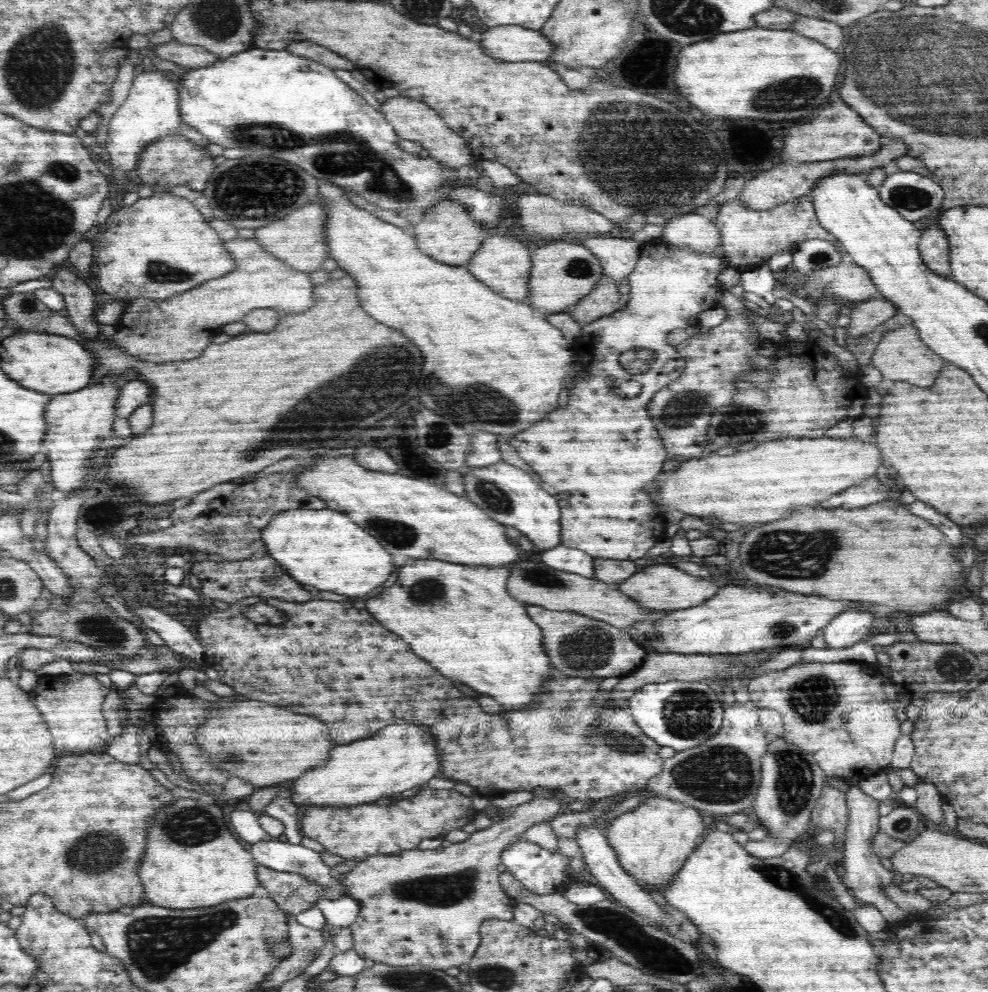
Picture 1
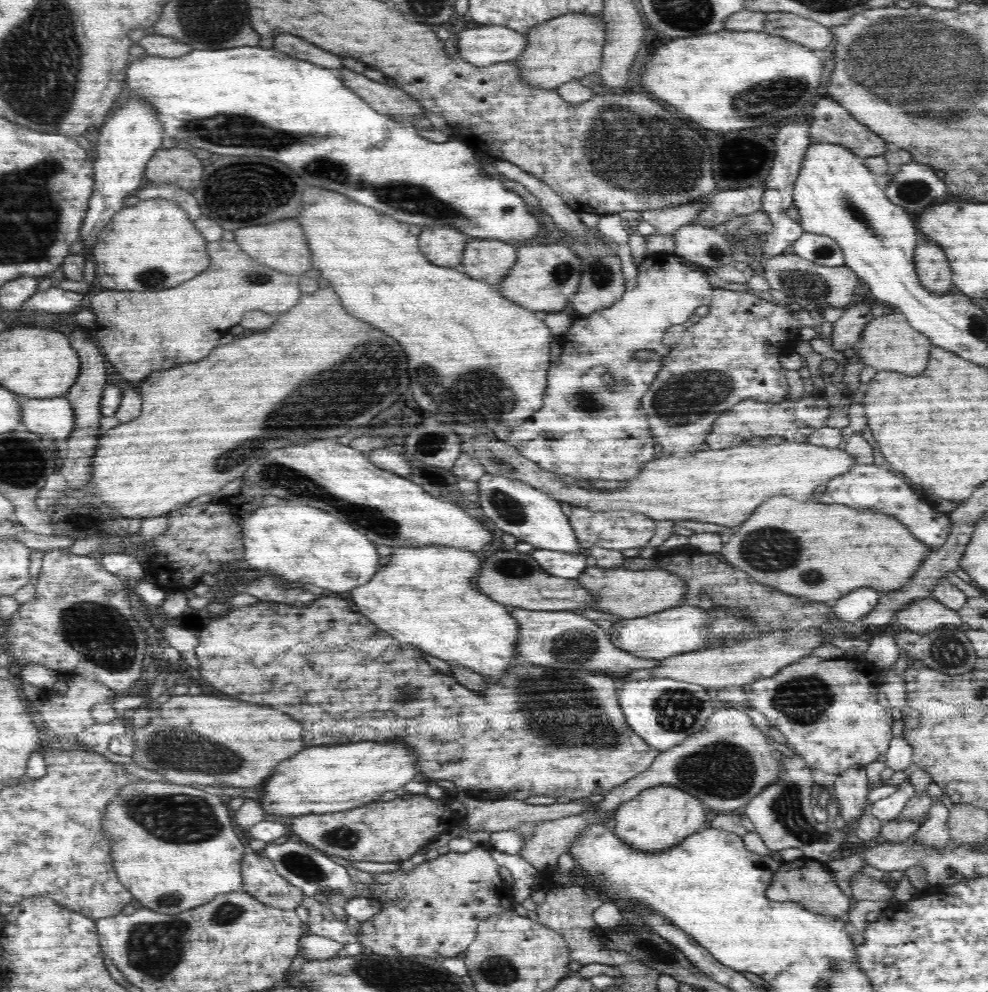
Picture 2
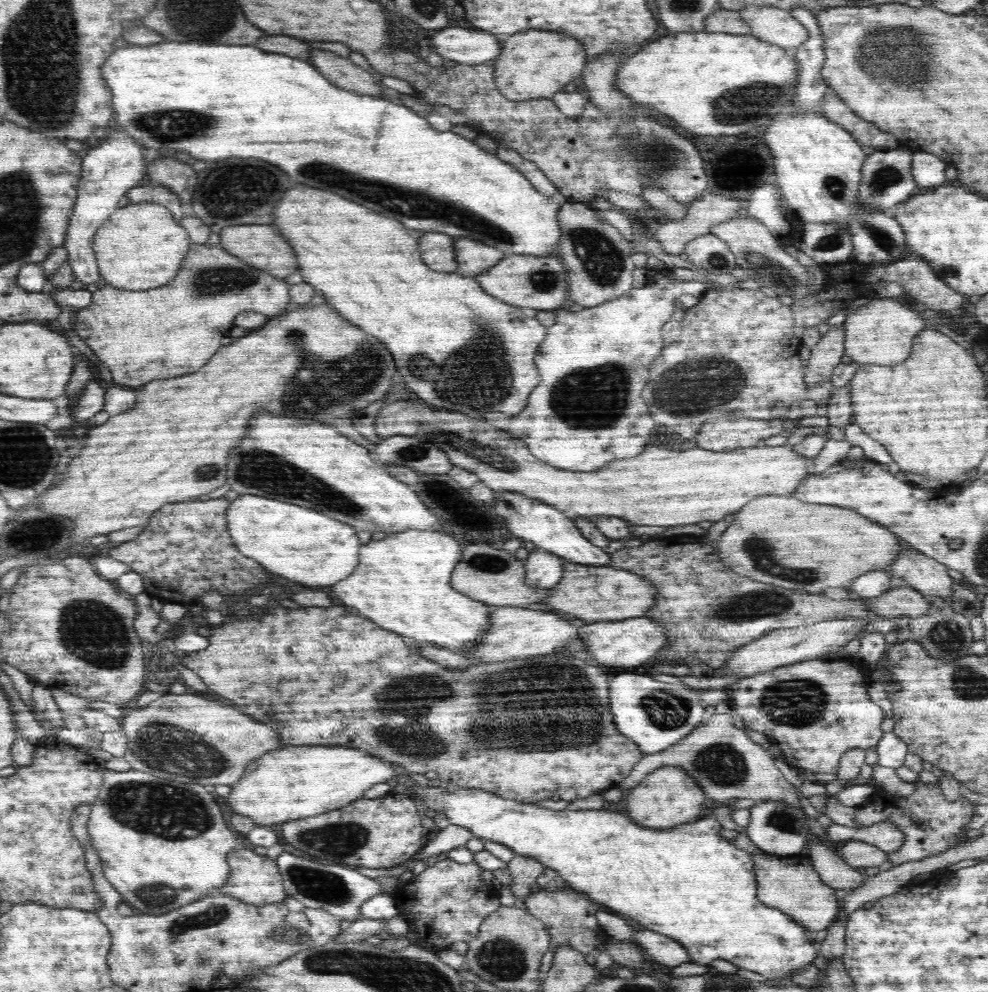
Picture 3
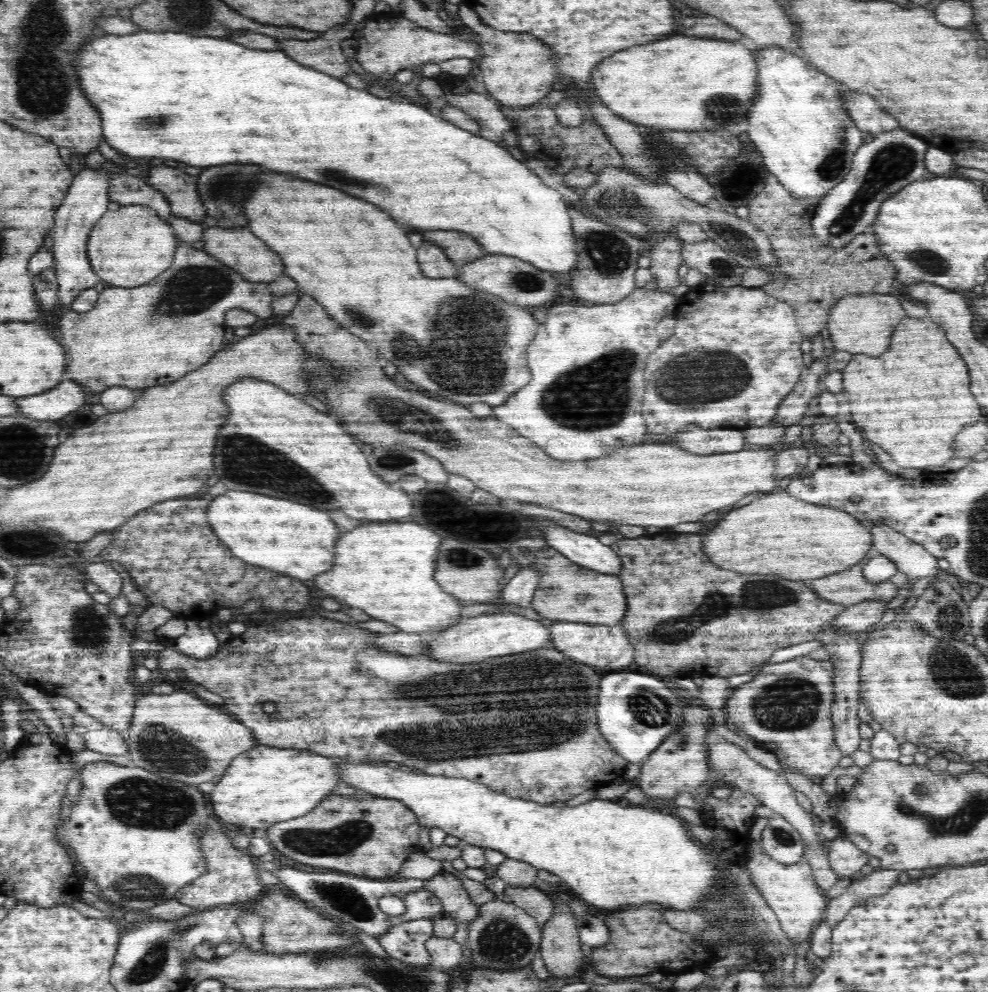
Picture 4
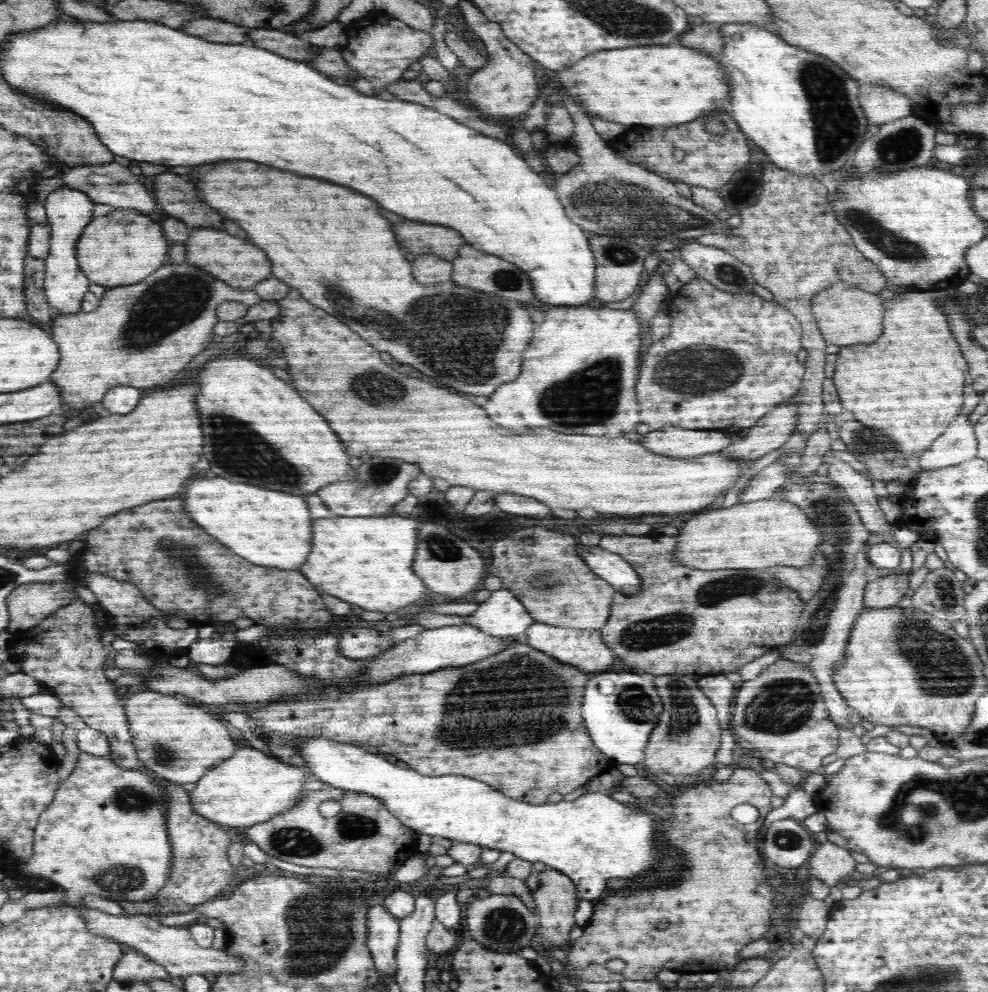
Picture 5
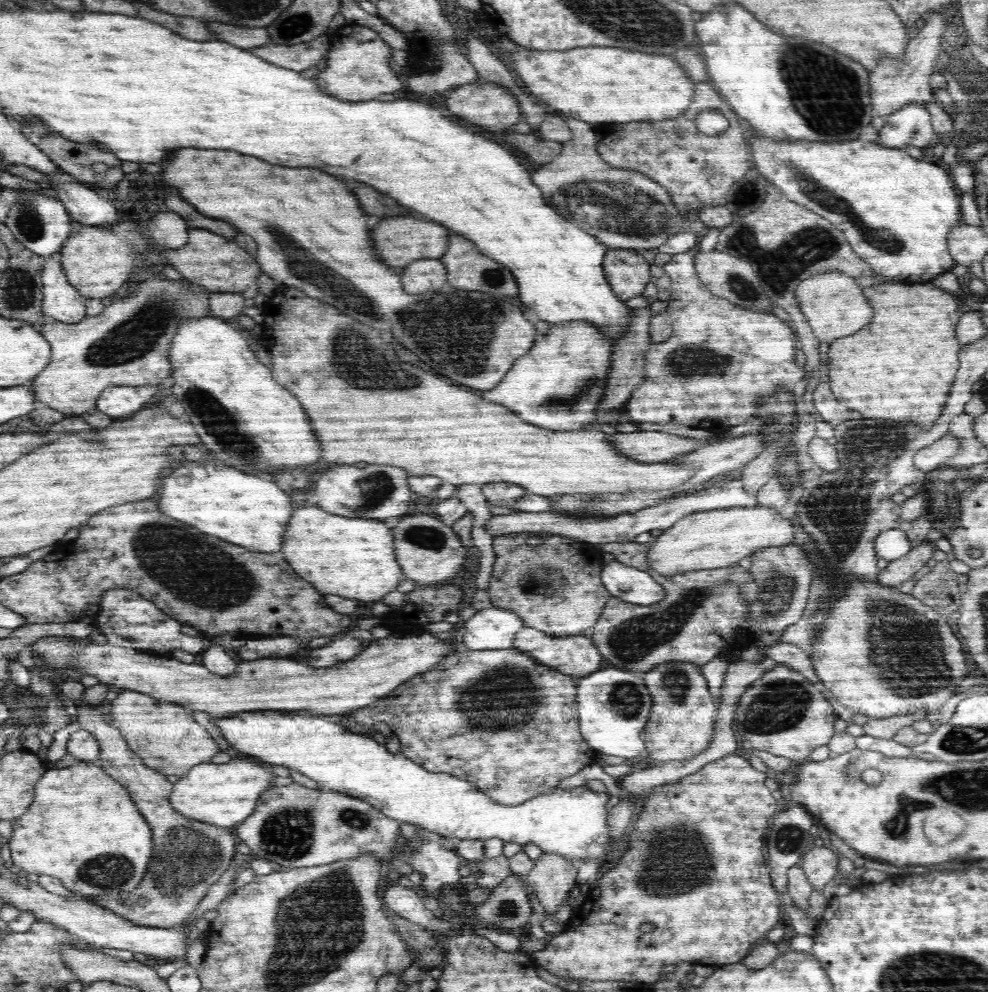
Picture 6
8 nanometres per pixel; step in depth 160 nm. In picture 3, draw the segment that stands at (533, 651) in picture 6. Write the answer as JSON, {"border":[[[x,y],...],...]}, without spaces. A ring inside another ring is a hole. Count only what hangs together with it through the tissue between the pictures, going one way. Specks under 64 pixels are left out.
{"border":[[[648,617],[617,621],[600,621],[578,628],[586,643],[586,657],[598,666],[640,666],[648,664],[666,646],[666,629]]]}

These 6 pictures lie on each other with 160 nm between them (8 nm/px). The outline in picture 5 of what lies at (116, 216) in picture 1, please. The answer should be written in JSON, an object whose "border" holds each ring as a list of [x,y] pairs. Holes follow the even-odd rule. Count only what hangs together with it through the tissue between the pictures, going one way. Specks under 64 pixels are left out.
{"border":[[[115,209],[106,216],[94,217],[76,244],[76,259],[90,282],[104,288],[136,284],[156,272],[168,256],[168,242],[160,225],[134,209]]]}

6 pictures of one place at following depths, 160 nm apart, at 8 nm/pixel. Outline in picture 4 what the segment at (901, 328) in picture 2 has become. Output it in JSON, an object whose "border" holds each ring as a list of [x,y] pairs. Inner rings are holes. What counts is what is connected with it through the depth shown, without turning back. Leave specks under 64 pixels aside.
{"border":[[[846,294],[836,300],[827,322],[835,351],[853,356],[862,354],[877,358],[890,348],[896,328],[907,318],[898,296],[888,294]]]}

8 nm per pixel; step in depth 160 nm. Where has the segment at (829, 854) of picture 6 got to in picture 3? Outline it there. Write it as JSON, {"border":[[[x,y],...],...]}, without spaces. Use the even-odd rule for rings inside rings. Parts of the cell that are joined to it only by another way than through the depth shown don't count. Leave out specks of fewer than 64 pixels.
{"border":[[[849,841],[837,848],[843,860],[853,868],[880,867],[889,862],[888,853],[873,844],[861,841]]]}

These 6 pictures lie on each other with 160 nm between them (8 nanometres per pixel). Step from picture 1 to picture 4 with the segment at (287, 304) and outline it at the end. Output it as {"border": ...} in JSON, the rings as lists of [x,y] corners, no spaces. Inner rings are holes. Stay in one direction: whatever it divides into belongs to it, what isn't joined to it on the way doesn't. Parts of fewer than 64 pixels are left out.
{"border":[[[184,243],[178,248],[172,268],[168,268],[162,276],[158,276],[158,280],[134,288],[106,285],[104,290],[99,292],[93,309],[88,312],[70,310],[59,321],[60,330],[64,332],[64,344],[68,344],[65,350],[65,359],[68,360],[66,368],[72,374],[72,380],[84,386],[86,392],[102,393],[108,386],[150,388],[150,386],[170,384],[182,378],[184,372],[192,372],[204,362],[208,362],[216,352],[224,348],[224,344],[227,346],[224,340],[227,311],[236,308],[247,310],[258,316],[261,324],[267,323],[271,318],[272,300],[276,294],[272,294],[268,283],[248,281],[246,277],[242,277],[240,273],[230,269],[220,260],[214,260],[214,256],[206,254],[206,251],[200,252],[188,244]]]}

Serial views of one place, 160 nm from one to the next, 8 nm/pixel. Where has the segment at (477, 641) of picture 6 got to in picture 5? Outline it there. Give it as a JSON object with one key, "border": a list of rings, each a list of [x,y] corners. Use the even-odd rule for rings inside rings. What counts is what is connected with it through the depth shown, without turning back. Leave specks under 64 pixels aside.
{"border":[[[504,587],[491,593],[492,596],[479,604],[466,623],[502,639],[524,636],[525,630],[534,623],[526,607]]]}

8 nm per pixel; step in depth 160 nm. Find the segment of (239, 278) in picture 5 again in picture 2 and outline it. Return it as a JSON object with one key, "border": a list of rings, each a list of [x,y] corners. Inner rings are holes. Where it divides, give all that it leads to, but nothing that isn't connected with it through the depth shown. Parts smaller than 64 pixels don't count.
{"border":[[[294,218],[280,220],[280,222],[274,222],[274,224],[238,228],[234,233],[234,241],[240,245],[242,251],[274,270],[302,276],[304,272],[312,268],[312,254],[310,254],[304,230],[300,228],[300,222],[294,220]]]}

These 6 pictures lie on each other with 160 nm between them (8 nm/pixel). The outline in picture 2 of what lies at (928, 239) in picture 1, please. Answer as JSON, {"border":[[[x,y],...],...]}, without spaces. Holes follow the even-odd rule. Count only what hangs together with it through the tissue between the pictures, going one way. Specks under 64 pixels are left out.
{"border":[[[928,239],[916,245],[914,265],[920,283],[932,293],[956,293],[952,282],[952,269],[946,259],[944,249]]]}

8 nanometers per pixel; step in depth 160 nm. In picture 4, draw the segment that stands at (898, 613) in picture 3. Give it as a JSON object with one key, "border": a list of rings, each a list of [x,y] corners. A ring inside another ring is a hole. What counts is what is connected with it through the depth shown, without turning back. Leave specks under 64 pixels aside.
{"border":[[[874,551],[868,552],[864,560],[850,566],[844,572],[828,574],[824,578],[810,580],[814,593],[823,600],[843,606],[865,601],[884,601],[890,603],[898,596],[898,587],[894,580],[884,582],[868,582],[863,575],[863,566],[874,558]]]}

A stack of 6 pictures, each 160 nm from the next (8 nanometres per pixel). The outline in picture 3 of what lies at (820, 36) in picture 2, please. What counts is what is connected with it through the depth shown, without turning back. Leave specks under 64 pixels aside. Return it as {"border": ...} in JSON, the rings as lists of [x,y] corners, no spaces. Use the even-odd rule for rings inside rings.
{"border":[[[746,6],[738,10],[750,25],[750,35],[777,47],[796,49],[808,40],[808,30],[792,13],[774,6]]]}

